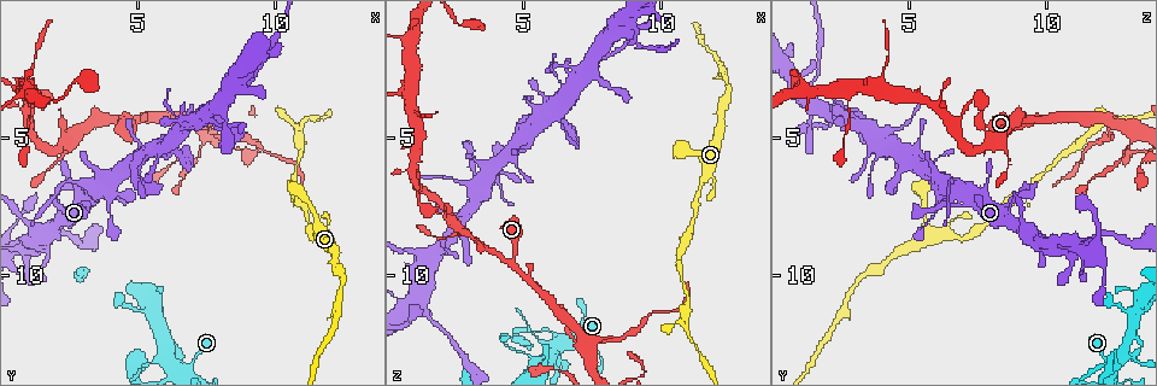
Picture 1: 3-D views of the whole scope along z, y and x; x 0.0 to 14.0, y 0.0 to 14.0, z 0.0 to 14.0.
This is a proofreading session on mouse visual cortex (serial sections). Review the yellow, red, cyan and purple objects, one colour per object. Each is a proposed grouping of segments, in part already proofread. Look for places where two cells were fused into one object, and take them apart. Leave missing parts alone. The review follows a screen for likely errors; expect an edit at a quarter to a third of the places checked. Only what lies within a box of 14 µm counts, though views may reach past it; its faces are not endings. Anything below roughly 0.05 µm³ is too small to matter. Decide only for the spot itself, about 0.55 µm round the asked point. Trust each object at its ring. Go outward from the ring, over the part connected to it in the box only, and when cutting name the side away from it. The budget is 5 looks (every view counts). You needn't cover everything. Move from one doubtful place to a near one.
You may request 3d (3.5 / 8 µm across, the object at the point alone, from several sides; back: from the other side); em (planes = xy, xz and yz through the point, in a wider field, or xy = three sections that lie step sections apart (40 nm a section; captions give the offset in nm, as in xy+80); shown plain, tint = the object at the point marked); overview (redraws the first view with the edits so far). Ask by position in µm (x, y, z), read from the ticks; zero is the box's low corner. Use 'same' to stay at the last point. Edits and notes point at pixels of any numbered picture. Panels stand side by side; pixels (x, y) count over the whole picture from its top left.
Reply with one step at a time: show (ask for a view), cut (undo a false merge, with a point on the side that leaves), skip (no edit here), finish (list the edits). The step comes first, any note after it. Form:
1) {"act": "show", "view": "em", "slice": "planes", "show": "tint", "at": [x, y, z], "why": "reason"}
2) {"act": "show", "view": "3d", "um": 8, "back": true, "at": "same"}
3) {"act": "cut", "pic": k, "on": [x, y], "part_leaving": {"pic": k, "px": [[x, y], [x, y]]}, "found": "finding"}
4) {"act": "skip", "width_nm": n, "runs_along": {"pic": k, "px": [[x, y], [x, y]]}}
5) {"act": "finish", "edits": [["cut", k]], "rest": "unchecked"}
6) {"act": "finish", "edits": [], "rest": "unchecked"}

{"act": "show", "view": "em", "slice": "xy", "step": 5, "show": "tint", "at": [6.8, 13.3, 12.2], "why": "thick turns thin"}

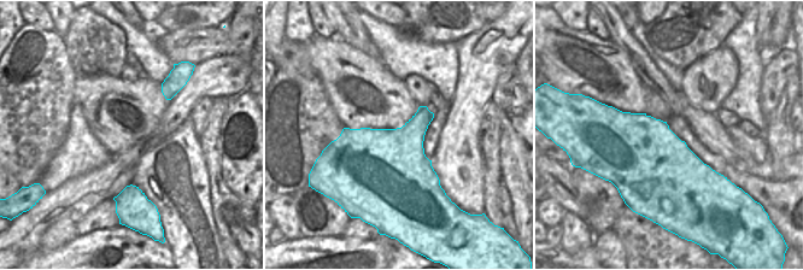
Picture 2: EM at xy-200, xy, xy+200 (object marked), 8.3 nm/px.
{"act": "show", "view": "3d", "um": 3.5, "at": "same"}

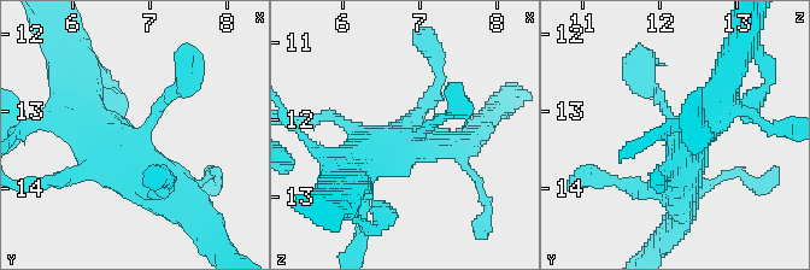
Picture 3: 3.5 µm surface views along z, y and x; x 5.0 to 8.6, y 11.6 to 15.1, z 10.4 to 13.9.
{"act": "skip", "runs_along": {"pic": 3, "px": [[459, 105], [356, 174]]}, "found": "continuous, no second cell"}

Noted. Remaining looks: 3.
{"act": "show", "view": "3d", "um": 3.5, "at": [4.5, 4.5, 9.6], "why": "three-way junction"}

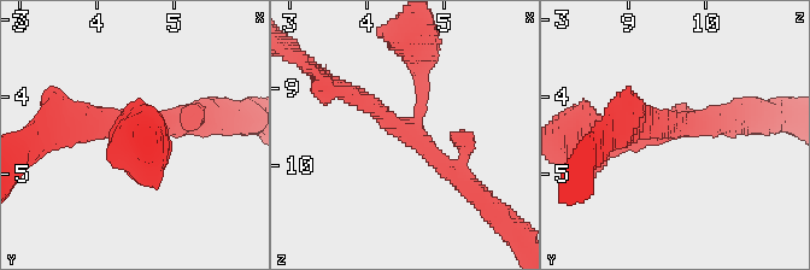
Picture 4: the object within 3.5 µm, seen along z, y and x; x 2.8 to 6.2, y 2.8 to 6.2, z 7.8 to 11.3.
{"act": "show", "view": "em", "slice": "planes", "show": "tint", "at": [4.55, 4.40, 9.55], "arms": 3, "arm_widths_nm": [200, 250, 300], "why": "need the tissue"}

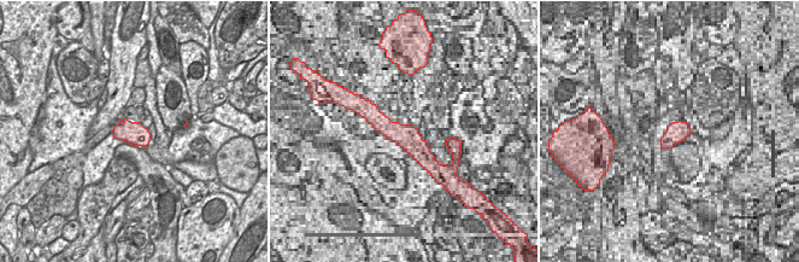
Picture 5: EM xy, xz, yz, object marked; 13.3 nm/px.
{"act": "skip", "found": "one cell here"}

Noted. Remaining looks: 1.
{"act": "finish", "edits": [], "rest": "unchecked"}

